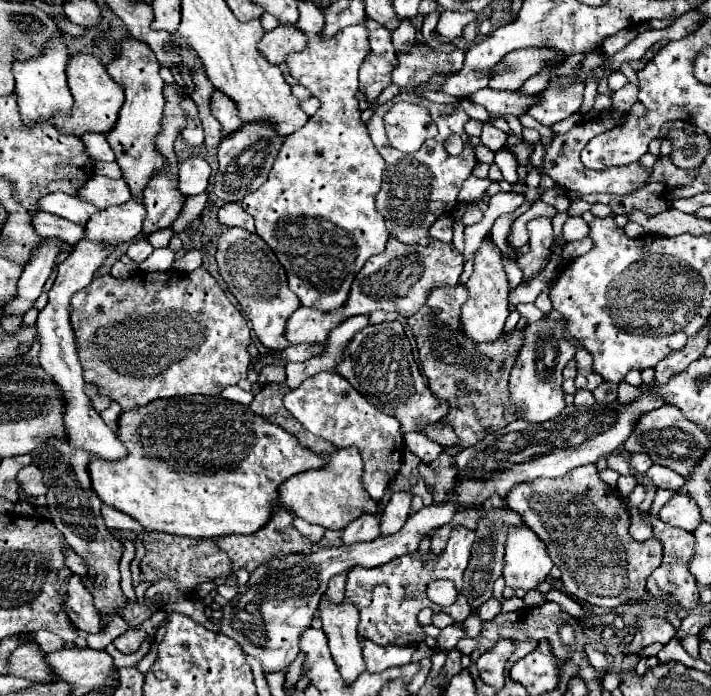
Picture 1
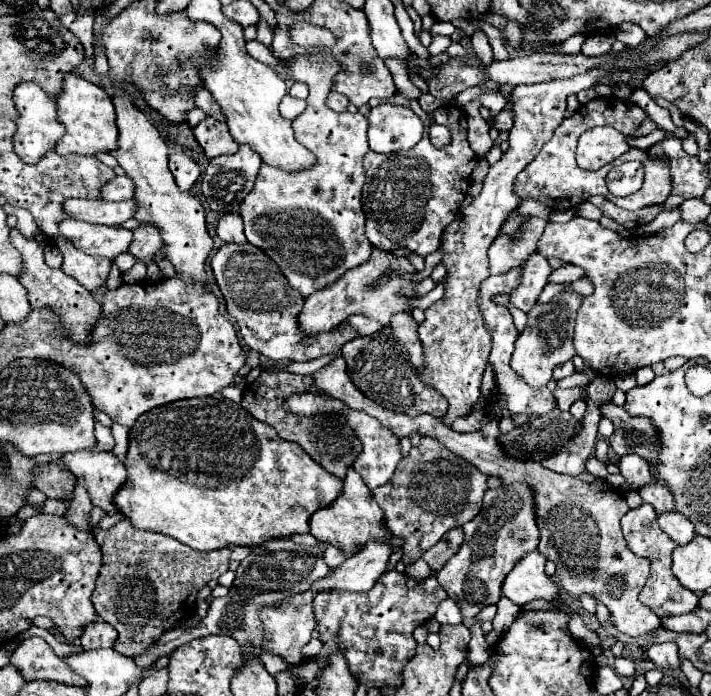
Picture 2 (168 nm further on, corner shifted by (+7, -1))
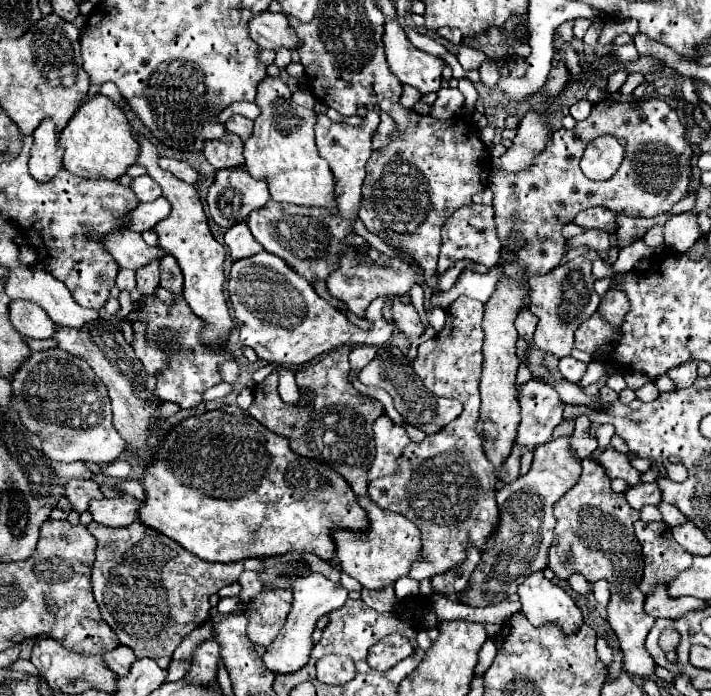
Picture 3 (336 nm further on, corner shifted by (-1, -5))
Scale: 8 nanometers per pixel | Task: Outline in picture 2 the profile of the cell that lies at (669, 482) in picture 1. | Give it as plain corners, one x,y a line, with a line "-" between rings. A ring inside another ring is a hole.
653,477
653,481
649,485
645,485
645,489
639,489
639,495
643,497
645,503
651,503
657,513
671,511
675,507
671,489
659,477

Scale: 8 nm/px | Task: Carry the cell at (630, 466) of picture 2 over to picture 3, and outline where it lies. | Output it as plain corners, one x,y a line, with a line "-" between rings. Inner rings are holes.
639,483
635,487
629,487
625,497
627,497
629,505
637,511
645,505
655,505
657,507
661,503
661,491
655,483

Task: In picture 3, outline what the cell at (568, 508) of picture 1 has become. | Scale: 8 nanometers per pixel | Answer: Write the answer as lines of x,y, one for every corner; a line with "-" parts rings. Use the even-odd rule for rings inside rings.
585,459
579,483
567,491
567,497
561,497
553,505
553,515
557,525
555,541
549,549
549,569
559,579
581,573
589,581
607,579
611,583
607,621
613,627
625,655
623,669
635,677
651,677
655,673
655,661
645,649
645,637
655,623
655,617
643,611
645,595
637,589
643,575
643,557
641,545
633,533
633,523
639,519
639,511
627,505
625,495
611,489
611,481
597,461

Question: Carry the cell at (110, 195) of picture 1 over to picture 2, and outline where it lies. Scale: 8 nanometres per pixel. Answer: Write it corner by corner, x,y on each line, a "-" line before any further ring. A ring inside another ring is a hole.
117,175
113,181
107,181
101,187
101,199
105,201
125,201
131,197
133,197
133,183
127,175
123,177

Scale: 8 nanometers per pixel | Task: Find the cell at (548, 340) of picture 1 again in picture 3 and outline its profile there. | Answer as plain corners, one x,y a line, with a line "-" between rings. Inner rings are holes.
585,257
569,259
557,265
553,271
545,275
537,275
533,277
533,281
529,281
529,285
533,285
529,311
533,311
533,315
539,317
533,343
539,349
547,353
555,353
557,357
565,357
571,353
575,341
573,335
577,327
585,319
589,319
599,307
599,295
593,289
593,281
595,279
591,275
591,259

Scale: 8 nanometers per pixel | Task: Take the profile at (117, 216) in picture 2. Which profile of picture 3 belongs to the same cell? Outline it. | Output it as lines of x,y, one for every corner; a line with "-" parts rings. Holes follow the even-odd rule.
159,197
151,203
141,203
137,209
133,209
127,219
129,219
129,229
133,231
149,231
153,229
161,219
165,219
171,213
171,205
169,201
165,201
165,197

